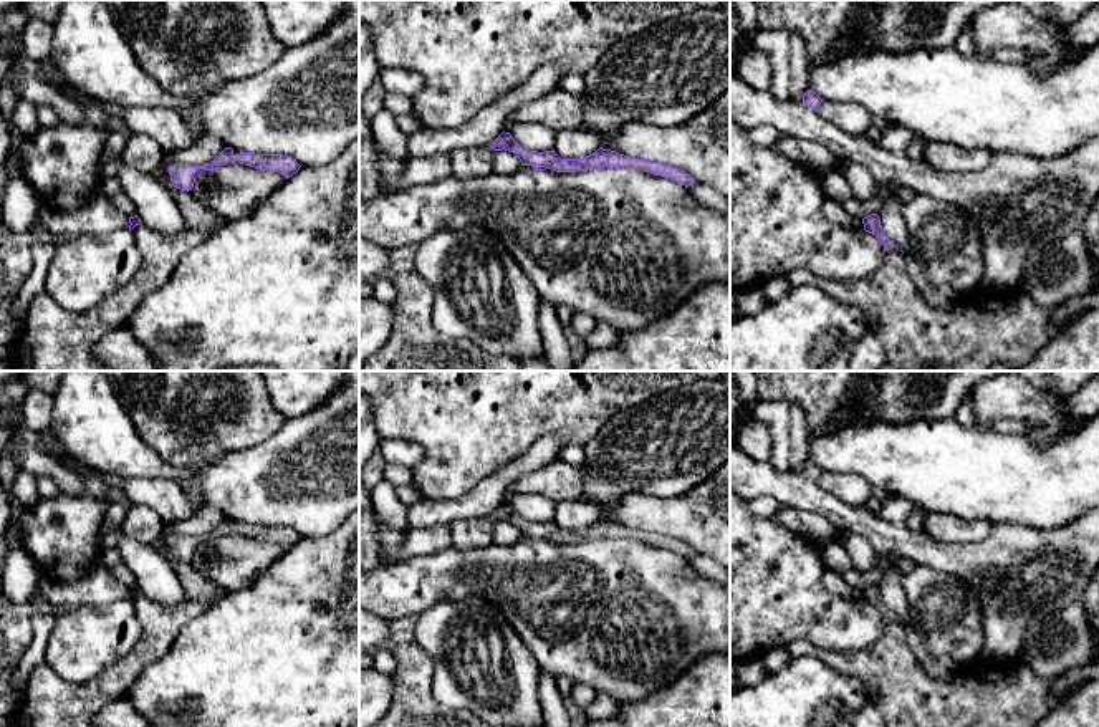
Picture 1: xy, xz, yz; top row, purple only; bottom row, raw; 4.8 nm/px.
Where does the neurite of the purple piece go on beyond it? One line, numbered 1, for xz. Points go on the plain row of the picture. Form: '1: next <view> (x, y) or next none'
1: next none

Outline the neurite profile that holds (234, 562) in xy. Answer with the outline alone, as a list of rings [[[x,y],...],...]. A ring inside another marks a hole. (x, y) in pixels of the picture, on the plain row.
[[[228,533],[215,542],[204,542],[190,563],[202,576],[232,593],[248,588],[285,551],[286,546],[280,543]]]

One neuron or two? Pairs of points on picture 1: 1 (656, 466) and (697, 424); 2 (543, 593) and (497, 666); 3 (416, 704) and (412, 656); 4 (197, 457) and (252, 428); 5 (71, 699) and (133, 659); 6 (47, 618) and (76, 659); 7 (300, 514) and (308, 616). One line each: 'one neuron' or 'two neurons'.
1: one neuron
2: two neurons
3: one neuron
4: one neuron
5: one neuron
6: two neurons
7: two neurons

